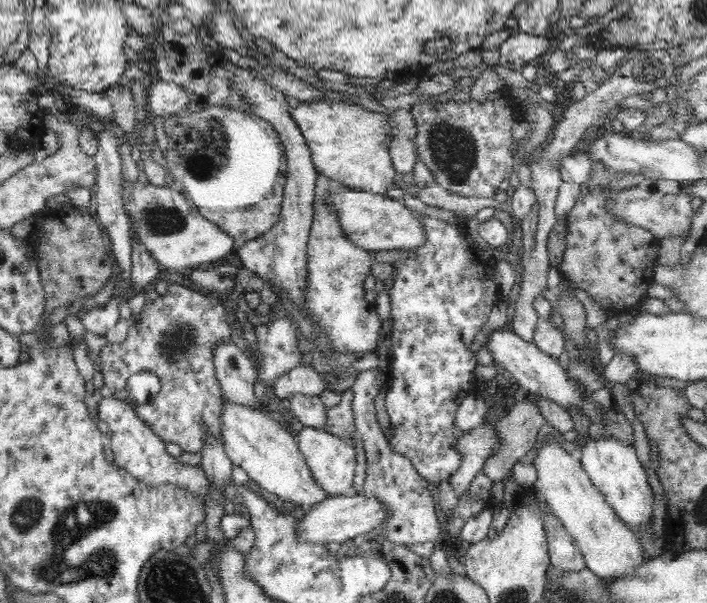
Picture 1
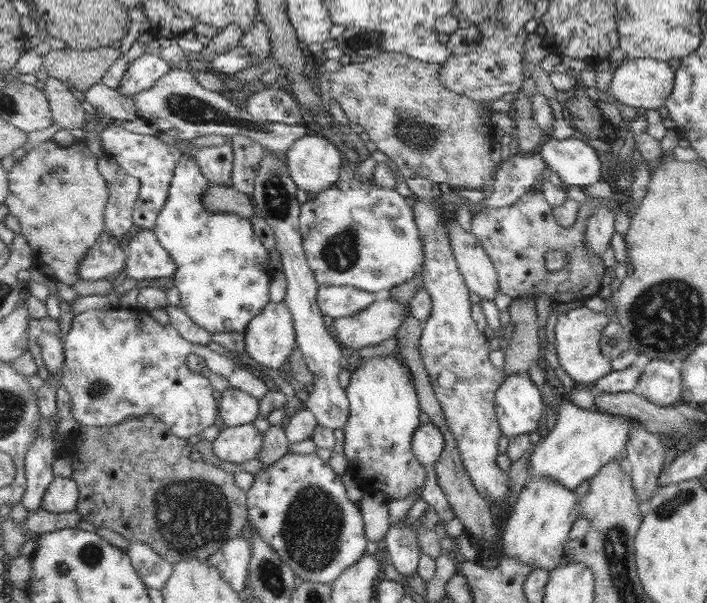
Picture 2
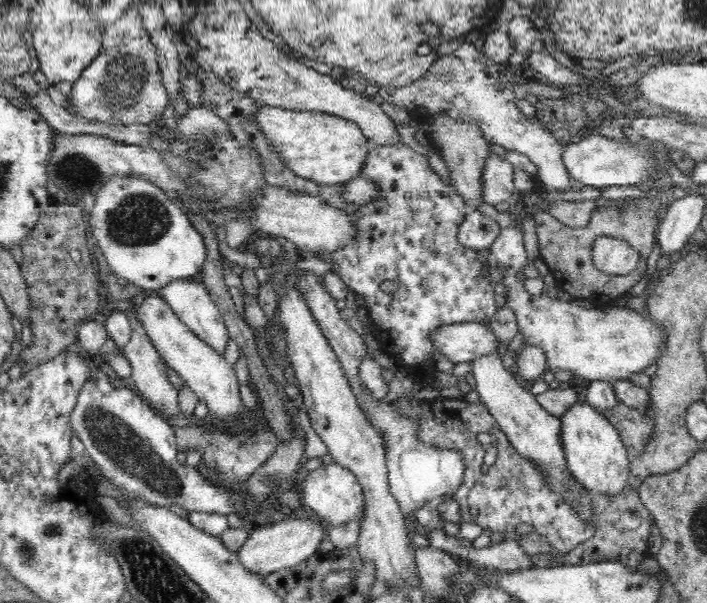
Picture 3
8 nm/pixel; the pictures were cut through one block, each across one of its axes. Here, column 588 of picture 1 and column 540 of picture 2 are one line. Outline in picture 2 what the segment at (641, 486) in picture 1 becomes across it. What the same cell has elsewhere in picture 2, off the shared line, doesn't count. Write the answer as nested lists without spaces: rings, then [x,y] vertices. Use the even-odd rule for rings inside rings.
[[[567,401],[559,405],[554,426],[548,430],[547,436],[532,447],[527,472],[529,476],[550,476],[557,484],[574,492],[609,460],[618,458],[633,428],[643,427],[627,417],[585,411]]]

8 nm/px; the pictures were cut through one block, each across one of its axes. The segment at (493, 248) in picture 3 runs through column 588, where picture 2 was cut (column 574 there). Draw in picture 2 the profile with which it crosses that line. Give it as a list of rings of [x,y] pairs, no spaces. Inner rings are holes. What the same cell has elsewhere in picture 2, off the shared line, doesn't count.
[[[583,305],[557,313],[553,330],[555,354],[559,366],[575,384],[583,383],[589,387],[595,380],[599,380],[601,376],[610,372],[609,359],[607,360],[599,353],[597,344],[602,337],[601,330],[610,321],[605,312],[593,312]]]

